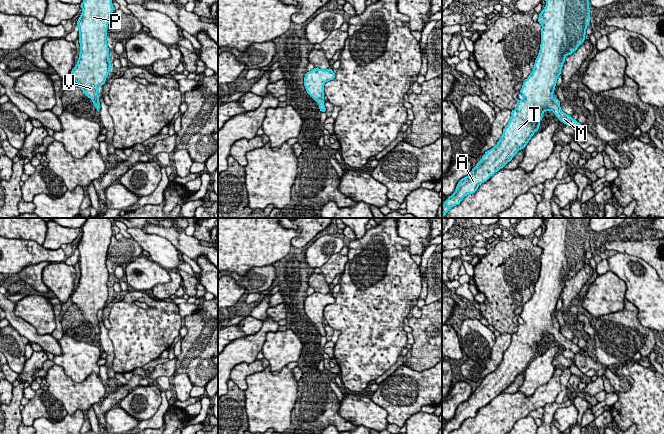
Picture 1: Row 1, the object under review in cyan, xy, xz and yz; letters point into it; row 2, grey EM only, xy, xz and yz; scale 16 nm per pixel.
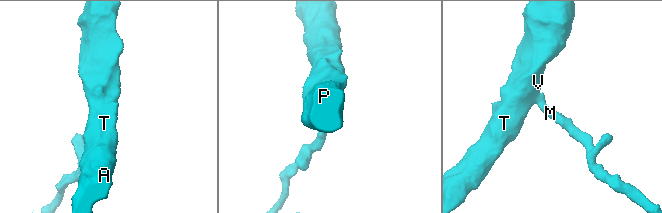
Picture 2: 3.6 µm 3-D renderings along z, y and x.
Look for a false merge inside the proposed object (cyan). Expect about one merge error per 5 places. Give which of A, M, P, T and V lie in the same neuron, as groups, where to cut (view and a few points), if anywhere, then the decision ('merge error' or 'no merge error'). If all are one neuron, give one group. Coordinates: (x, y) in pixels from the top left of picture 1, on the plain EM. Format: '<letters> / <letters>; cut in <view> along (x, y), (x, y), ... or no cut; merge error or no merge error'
A M P T V; no cut; no merge error

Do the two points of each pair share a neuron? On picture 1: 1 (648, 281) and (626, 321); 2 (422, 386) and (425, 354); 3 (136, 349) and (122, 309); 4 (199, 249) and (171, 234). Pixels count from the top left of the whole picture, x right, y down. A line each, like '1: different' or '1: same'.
1: different
2: different
3: same
4: same

